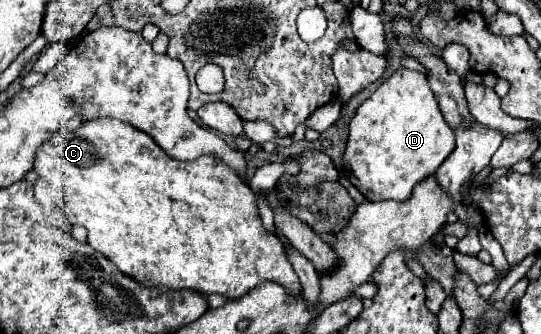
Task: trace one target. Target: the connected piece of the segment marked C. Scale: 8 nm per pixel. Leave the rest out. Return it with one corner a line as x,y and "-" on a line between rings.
101,117
101,119
95,119
95,121
85,121
75,133
67,131
65,127
59,129
59,133
55,133
53,139
49,139
39,151
37,151
37,159
35,159
35,173
37,173
37,180
34,184
35,195
42,195
42,193
50,193
50,186
59,191
63,191
63,202
65,204
65,213
69,217
71,223
75,225
83,225
87,229
87,243
97,249
99,253
103,253
107,259
111,259
121,273
133,277
137,283
141,285
147,285
147,287
155,287
159,291
173,291
173,289
191,289
191,291
197,291
201,295
211,295
211,293
217,293
217,295
223,295
227,297
227,301
233,301
233,299
239,299
243,297
245,293
249,293
255,285
261,285
265,281
275,281
279,283
281,287
285,287
291,295
299,295
303,289
301,289
301,283
299,283
299,277
295,275
293,271
293,265
289,263
287,255
285,255
285,249
281,245
281,241
273,235
273,233
267,233
261,225
261,217
257,215
257,207
255,207
255,197
251,193
251,189
247,187
247,183
237,175
233,173
233,169
217,159
217,157
199,157
199,159
193,159
193,161
179,161
179,159
171,159
147,133
141,133
139,129
133,129
133,125
125,125
123,121
117,121
117,119
107,119
107,117

